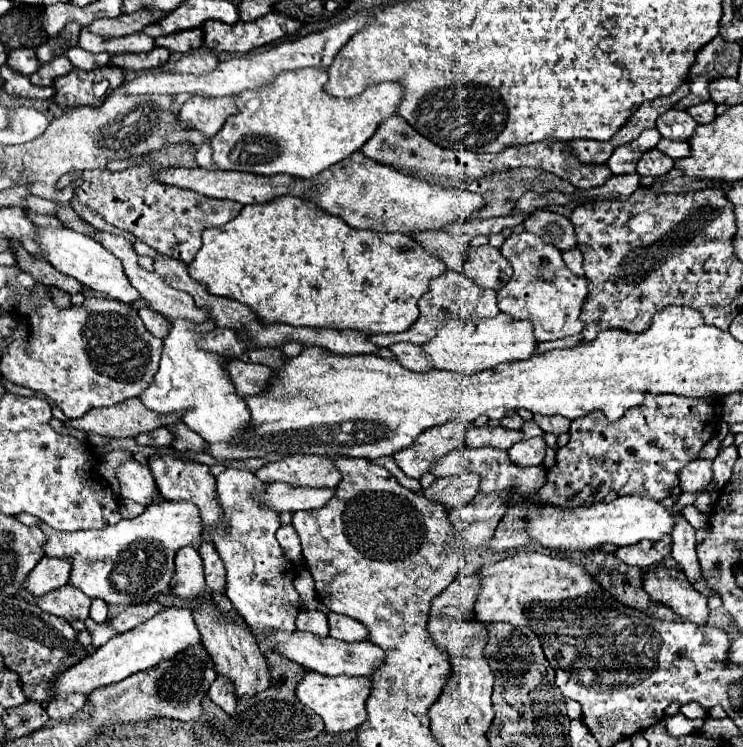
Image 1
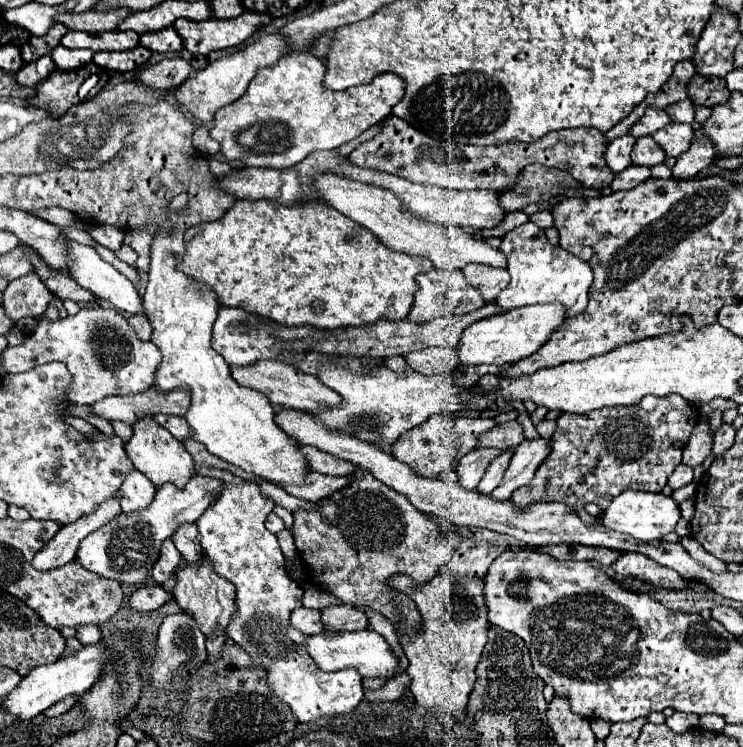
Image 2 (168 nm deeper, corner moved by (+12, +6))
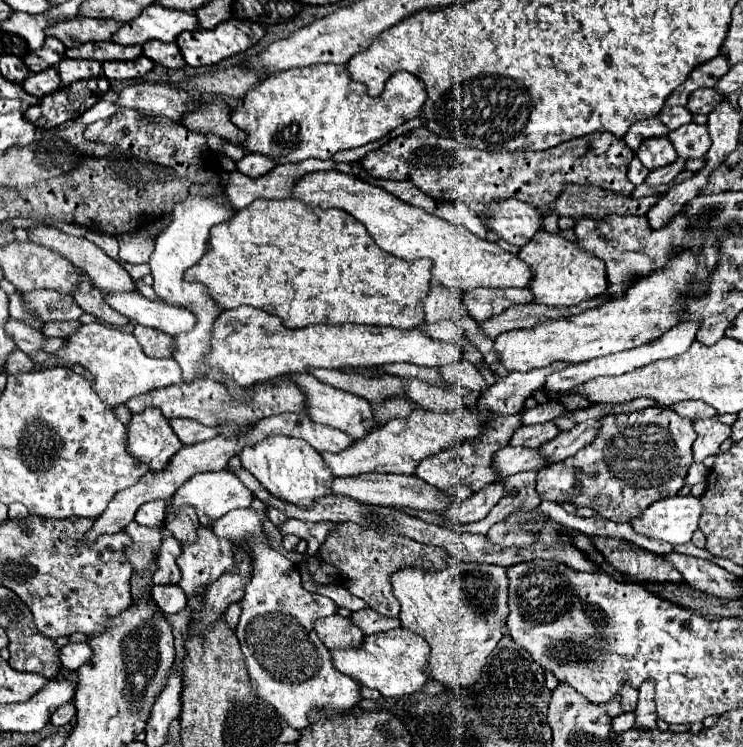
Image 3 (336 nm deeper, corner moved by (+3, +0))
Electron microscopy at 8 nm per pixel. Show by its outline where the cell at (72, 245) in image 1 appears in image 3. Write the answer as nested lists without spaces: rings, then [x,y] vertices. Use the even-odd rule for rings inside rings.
[[[139,292],[133,294],[107,294],[107,302],[111,308],[127,316],[133,324],[143,324],[155,330],[161,330],[169,336],[185,334],[193,330],[197,324],[195,314],[187,308],[171,306],[165,302],[153,302],[141,296]]]

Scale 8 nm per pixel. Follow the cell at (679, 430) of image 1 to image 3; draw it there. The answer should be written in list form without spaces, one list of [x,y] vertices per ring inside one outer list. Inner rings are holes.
[[[645,408],[631,414],[611,414],[603,418],[603,428],[599,436],[575,456],[565,458],[553,466],[547,466],[537,474],[537,494],[541,500],[551,502],[569,502],[573,506],[589,506],[599,516],[613,522],[631,522],[641,516],[645,508],[653,502],[675,496],[685,486],[685,476],[693,464],[691,446],[695,442],[695,430],[689,418],[677,416],[669,408]]]

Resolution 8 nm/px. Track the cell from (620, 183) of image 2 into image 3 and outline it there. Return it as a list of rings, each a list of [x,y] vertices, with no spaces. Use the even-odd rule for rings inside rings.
[[[677,158],[673,164],[669,164],[669,166],[663,166],[663,168],[657,168],[657,170],[651,170],[649,172],[649,178],[645,180],[645,184],[651,184],[651,186],[655,186],[655,184],[669,184],[671,180],[675,180],[675,176],[679,174],[679,172],[683,172],[685,170],[685,158]]]

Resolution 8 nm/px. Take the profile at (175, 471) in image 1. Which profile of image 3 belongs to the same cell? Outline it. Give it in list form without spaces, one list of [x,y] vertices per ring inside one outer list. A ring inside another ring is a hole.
[[[145,408],[141,414],[133,414],[127,424],[127,448],[133,456],[159,472],[167,466],[169,458],[181,450],[181,442],[175,436],[169,420],[157,408]]]

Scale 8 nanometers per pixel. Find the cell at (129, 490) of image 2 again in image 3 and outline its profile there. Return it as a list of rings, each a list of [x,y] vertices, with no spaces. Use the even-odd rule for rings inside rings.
[[[153,500],[153,502],[143,504],[137,510],[135,520],[139,524],[143,524],[143,526],[149,526],[149,528],[163,526],[163,520],[165,520],[165,502],[163,500]]]

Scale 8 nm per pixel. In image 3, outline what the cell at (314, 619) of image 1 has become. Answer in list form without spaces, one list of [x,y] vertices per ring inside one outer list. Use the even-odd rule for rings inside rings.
[[[339,614],[317,620],[315,622],[315,632],[319,634],[321,642],[329,650],[355,648],[363,642],[363,632],[351,622],[351,618],[343,618]]]

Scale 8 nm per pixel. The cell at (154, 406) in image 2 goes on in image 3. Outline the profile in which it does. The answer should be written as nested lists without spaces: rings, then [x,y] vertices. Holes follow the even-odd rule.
[[[279,376],[277,380],[261,382],[257,386],[247,388],[245,400],[235,400],[227,388],[221,382],[209,380],[209,378],[197,378],[193,382],[179,382],[173,386],[151,390],[149,394],[139,394],[129,400],[129,410],[133,414],[143,412],[147,406],[161,408],[163,416],[167,420],[171,418],[193,418],[197,422],[203,422],[207,426],[235,422],[235,424],[253,424],[261,418],[283,414],[283,412],[295,412],[295,414],[307,414],[307,400],[303,400],[303,390],[291,380],[291,376]]]

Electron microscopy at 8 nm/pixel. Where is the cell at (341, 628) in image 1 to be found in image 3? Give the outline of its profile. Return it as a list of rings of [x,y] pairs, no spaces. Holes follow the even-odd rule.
[[[371,608],[359,610],[351,614],[351,620],[355,626],[359,626],[363,630],[365,636],[373,634],[373,632],[387,632],[387,630],[395,630],[401,626],[399,618],[389,618],[389,616],[381,616]]]

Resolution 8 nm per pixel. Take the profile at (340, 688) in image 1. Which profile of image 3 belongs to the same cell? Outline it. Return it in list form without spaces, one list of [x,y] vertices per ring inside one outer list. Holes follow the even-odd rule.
[[[253,508],[233,510],[213,522],[213,532],[221,538],[229,538],[233,544],[245,544],[245,536],[251,536],[255,542],[253,570],[241,600],[243,614],[237,626],[237,638],[245,656],[253,694],[271,704],[291,728],[303,730],[309,724],[311,708],[345,712],[359,702],[361,694],[353,678],[335,670],[329,650],[313,630],[315,620],[337,612],[335,602],[321,594],[307,592],[301,586],[297,566],[261,540],[263,514],[265,512],[255,512]]]

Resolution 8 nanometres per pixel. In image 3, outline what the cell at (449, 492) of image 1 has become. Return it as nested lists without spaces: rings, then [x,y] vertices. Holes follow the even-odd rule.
[[[505,446],[501,452],[497,452],[497,458],[493,460],[493,466],[497,472],[507,478],[517,472],[525,470],[541,470],[545,466],[545,458],[539,454],[537,448],[525,448],[525,446]]]

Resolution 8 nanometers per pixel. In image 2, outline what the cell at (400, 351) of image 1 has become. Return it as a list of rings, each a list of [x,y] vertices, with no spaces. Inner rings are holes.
[[[424,348],[404,354],[404,360],[420,374],[446,374],[458,366],[454,348]]]

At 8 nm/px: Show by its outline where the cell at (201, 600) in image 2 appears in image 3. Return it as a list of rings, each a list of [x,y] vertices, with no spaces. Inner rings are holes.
[[[199,526],[195,542],[181,544],[181,556],[177,558],[181,570],[179,586],[187,596],[201,594],[223,572],[233,570],[235,558],[231,546],[229,538],[215,536],[211,526]]]

